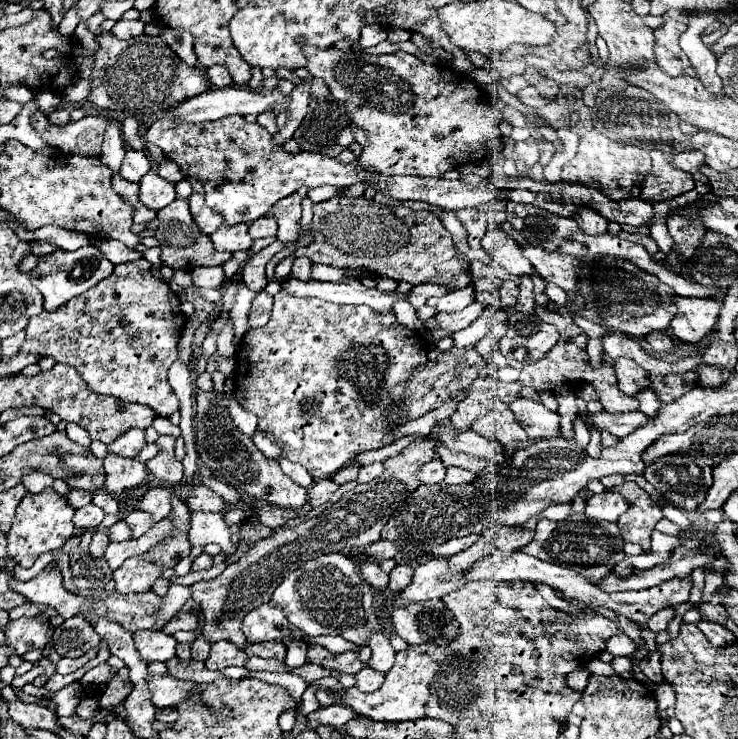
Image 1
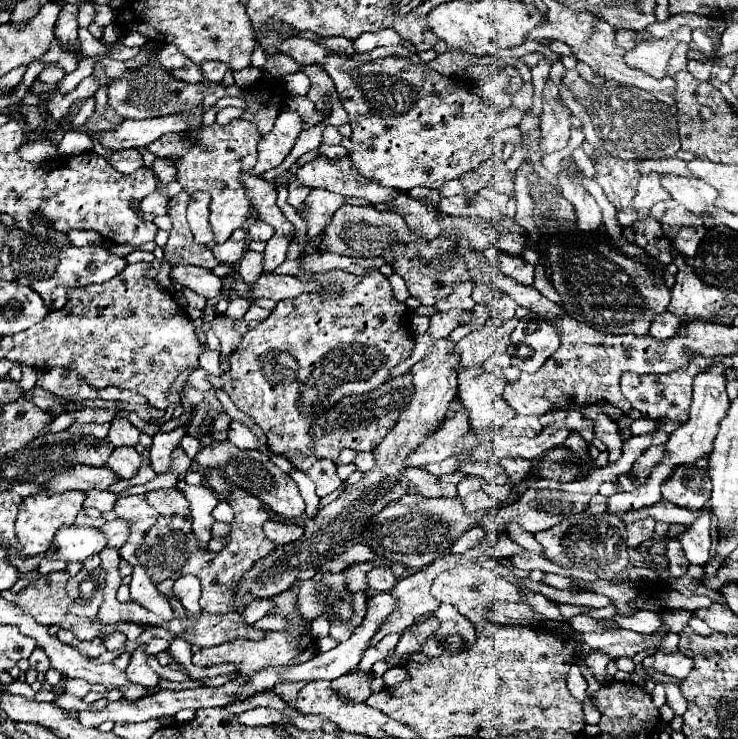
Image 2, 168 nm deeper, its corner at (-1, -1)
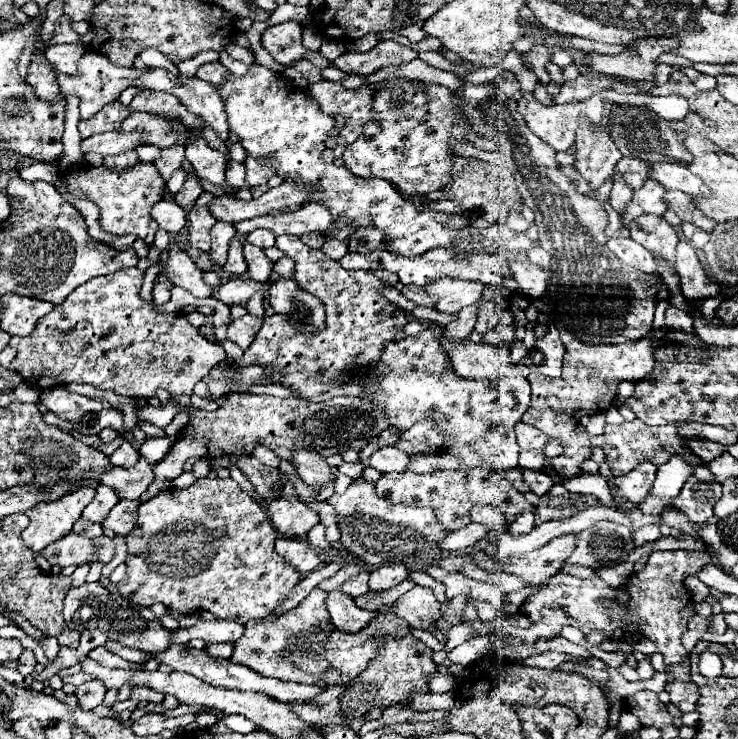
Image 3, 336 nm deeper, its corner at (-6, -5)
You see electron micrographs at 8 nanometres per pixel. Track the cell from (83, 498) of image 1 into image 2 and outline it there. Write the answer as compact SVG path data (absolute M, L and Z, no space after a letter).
M93 489L93 491L87 493L87 499L85 499L83 507L95 507L95 509L99 509L103 513L103 511L111 511L113 505L115 505L115 501L117 501L115 493Z

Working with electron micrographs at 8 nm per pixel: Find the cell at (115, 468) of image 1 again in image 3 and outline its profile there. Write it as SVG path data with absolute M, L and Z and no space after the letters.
M124 441L124 443L110 455L110 463L112 463L114 467L124 467L124 469L134 467L138 459L140 459L140 457L138 457L138 451L136 451L128 441Z

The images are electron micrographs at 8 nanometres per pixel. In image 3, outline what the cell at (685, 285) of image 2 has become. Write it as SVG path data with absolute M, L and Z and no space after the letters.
M680 241L676 251L676 271L680 275L680 287L686 301L696 303L696 301L720 295L720 285L716 285L716 281L712 281L704 273L698 261L696 249L684 241Z

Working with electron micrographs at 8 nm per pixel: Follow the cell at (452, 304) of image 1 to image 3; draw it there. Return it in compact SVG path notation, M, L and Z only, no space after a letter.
M444 279L436 281L436 285L426 285L425 289L438 297L436 309L440 309L442 313L458 313L462 307L474 305L482 299L484 285L480 285L478 281Z

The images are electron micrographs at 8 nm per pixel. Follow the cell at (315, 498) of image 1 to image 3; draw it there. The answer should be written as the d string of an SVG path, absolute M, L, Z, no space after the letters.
M296 451L296 457L292 459L292 465L296 467L300 479L306 485L318 485L320 489L326 485L334 485L336 473L334 469L326 463L326 459L314 451Z

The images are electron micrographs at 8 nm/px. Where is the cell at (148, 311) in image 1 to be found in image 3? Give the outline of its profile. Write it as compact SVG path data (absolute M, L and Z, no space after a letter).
M138 267L120 269L116 273L96 277L76 287L68 295L64 305L54 307L52 313L42 317L28 337L12 337L10 345L18 351L10 369L20 373L24 381L32 387L50 389L68 383L90 383L100 389L110 389L126 397L156 397L158 389L166 389L170 395L192 393L194 385L208 375L208 371L226 359L222 345L206 341L184 317L184 313L162 313L156 309L154 301L144 301L140 297L144 273Z

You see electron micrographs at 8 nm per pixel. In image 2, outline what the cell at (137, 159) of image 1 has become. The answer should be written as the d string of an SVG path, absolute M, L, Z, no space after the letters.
M135 149L115 151L115 153L111 153L111 155L107 157L107 161L111 161L113 169L117 169L119 173L125 173L125 175L129 175L129 173L133 173L133 171L137 171L137 169L143 167L141 155L139 155L139 151L135 151Z

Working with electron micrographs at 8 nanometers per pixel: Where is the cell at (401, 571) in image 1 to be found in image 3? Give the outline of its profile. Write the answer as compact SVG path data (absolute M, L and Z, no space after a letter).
M384 565L378 567L370 573L370 581L368 587L370 591L382 591L382 589L390 589L394 585L398 585L400 581L404 581L408 575L408 569L404 565Z

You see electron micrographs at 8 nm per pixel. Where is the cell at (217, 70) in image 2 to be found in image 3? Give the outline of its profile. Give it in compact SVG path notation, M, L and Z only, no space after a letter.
M220 61L200 65L198 71L196 71L196 75L198 75L200 79L204 79L204 81L208 81L208 83L212 83L212 85L220 85L222 79L224 79L224 73L226 73L226 71L224 71L224 67L222 67Z

